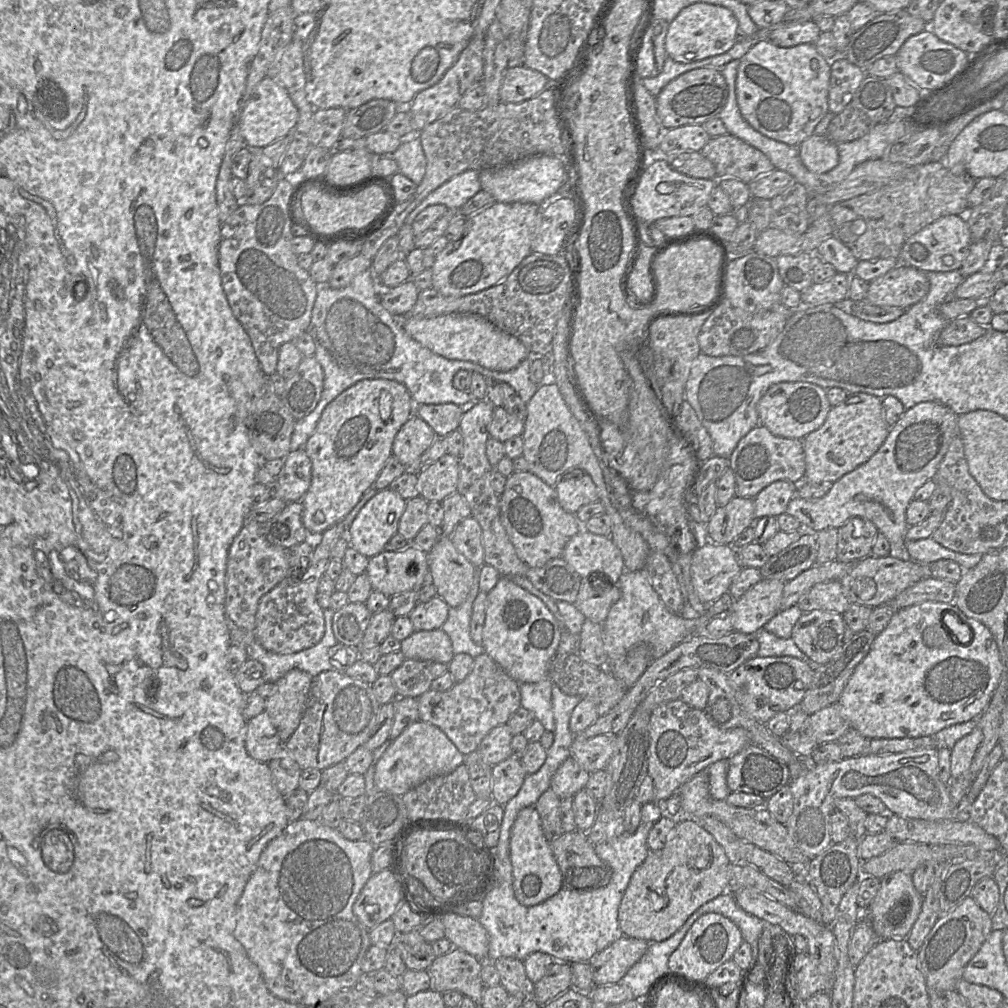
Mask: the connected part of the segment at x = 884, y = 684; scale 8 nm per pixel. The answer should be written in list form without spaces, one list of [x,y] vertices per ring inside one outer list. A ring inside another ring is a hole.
[[[925,601],[917,605],[901,608],[893,614],[887,627],[876,635],[869,652],[854,669],[839,700],[836,703],[839,706],[842,717],[849,724],[850,728],[857,730],[867,739],[919,738],[925,736],[934,737],[938,732],[951,725],[964,723],[970,720],[977,720],[988,706],[991,697],[999,684],[1002,672],[1003,663],[1001,661],[997,643],[990,630],[983,623],[966,616],[954,602],[944,603]],[[947,613],[953,614],[957,618],[957,626],[959,626],[959,621],[962,621],[969,626],[971,629],[971,641],[966,644],[958,642],[957,633],[950,626],[947,627],[943,622],[943,617]]]

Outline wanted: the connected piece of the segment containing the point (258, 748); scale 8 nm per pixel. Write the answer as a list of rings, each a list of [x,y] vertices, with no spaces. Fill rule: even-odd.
[[[263,711],[247,721],[245,747],[252,758],[269,763],[282,745],[267,712]]]

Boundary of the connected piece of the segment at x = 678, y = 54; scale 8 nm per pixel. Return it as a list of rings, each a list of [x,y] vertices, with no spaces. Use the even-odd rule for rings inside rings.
[[[694,3],[670,22],[665,39],[667,56],[679,63],[691,63],[730,50],[740,39],[738,20],[728,8],[708,3]]]

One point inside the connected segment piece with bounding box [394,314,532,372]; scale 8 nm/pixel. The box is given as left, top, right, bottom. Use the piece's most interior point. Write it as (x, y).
(469, 337)

